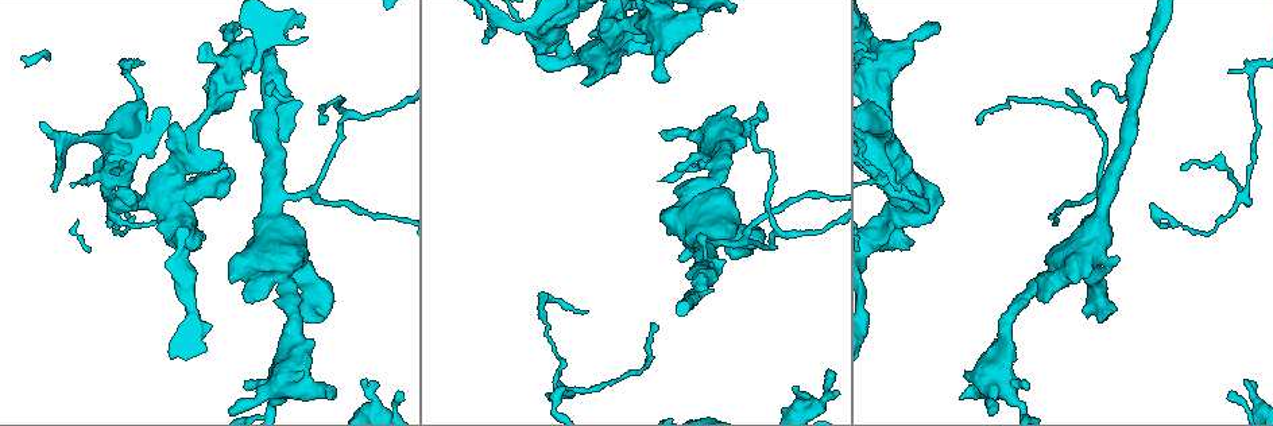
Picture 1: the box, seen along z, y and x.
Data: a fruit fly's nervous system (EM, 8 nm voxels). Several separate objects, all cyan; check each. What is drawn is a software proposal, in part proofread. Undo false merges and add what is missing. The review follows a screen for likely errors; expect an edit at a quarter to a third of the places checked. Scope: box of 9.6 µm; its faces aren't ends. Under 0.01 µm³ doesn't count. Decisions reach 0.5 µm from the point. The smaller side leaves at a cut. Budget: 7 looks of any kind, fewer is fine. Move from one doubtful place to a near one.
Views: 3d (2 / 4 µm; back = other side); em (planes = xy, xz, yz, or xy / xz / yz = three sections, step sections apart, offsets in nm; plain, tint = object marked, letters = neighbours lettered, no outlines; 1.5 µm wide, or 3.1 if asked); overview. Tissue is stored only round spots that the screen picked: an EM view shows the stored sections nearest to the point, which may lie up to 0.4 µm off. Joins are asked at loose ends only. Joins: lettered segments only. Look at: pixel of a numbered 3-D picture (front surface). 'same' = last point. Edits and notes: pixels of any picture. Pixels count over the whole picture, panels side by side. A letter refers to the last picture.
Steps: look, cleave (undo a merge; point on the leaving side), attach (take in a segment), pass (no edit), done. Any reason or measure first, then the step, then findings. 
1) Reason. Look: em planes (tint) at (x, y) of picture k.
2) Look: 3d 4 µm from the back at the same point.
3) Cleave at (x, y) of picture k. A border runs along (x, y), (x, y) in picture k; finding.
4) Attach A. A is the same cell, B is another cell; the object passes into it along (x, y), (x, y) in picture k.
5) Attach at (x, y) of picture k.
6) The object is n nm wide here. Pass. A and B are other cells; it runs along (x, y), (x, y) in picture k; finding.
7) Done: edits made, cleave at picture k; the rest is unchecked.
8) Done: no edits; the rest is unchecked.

Calibre changes. Look: em planes (plain) at (516, 18) of picture 1.

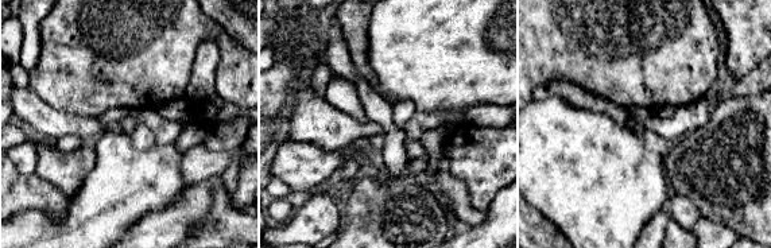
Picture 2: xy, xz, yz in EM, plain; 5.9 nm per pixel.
Look: em planes (letters) at the same point.

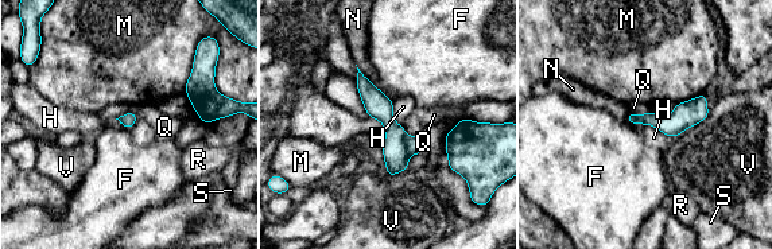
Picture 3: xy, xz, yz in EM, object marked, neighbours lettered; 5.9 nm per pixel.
The object is 90 nm wide here. Cleave at (395, 154) of picture 3. F, H, M, N, Q, R, S and V are other cells; the part that leaves runs along (360, 77), (394, 131), (392, 171) in picture 3; a second neuron is stuck on.

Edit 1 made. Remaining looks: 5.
See it whole again. Look: overview.

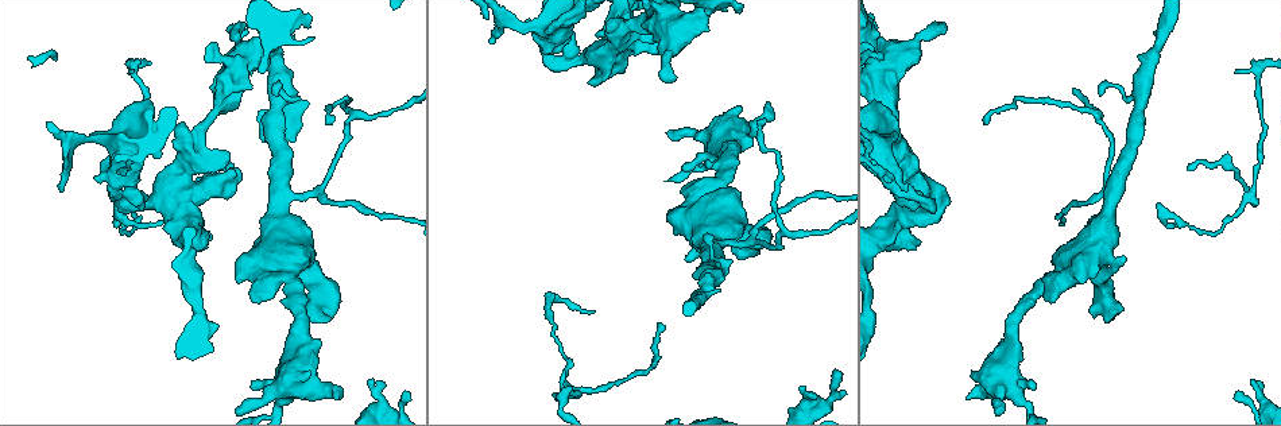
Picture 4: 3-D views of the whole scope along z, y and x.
Calibre changes. Look: 3d 2 µm at (1260, 397) of picture 4.

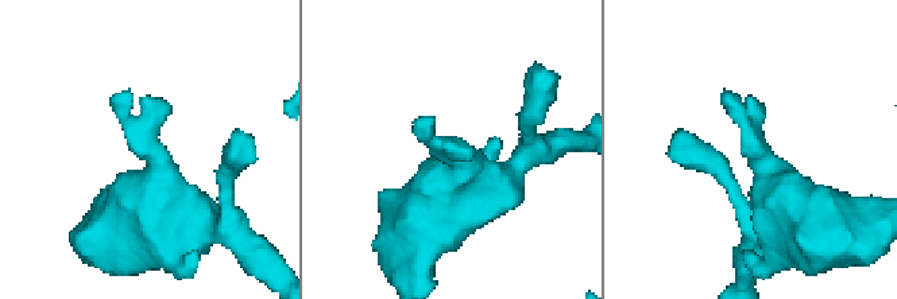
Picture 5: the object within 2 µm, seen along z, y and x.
Look: em planes (letters) at (159, 157) of picture 5.

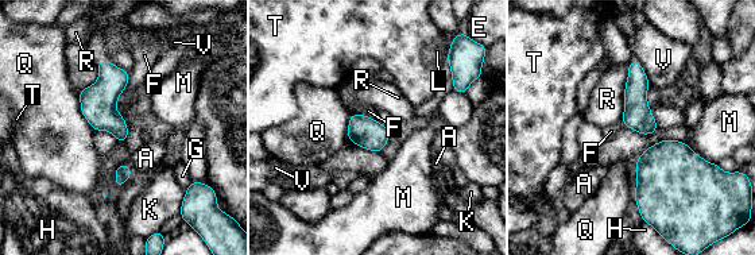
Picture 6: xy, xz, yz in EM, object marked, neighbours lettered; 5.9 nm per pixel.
The longest contact is with R, 340 nm. Pass. A, E, F, G, H, K, L, M, Q, R, T and V are other cells; a border runs along (130, 72), (116, 112) in picture 6; all the same neuron.

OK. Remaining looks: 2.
An open end. Look: 3d 2 µm at (733, 250) of picture 4.

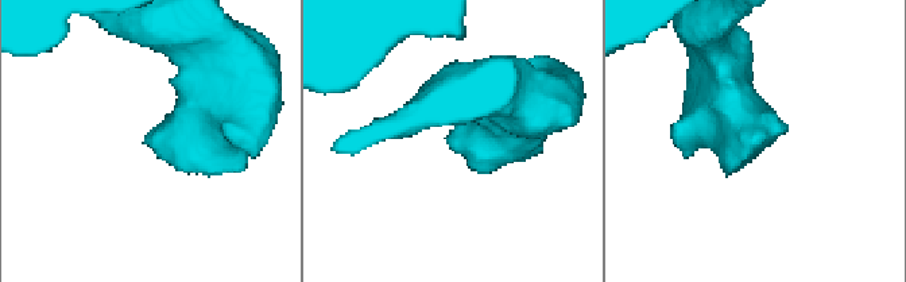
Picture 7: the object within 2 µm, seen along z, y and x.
Look: em planes (letters) at (147, 145) of picture 7.

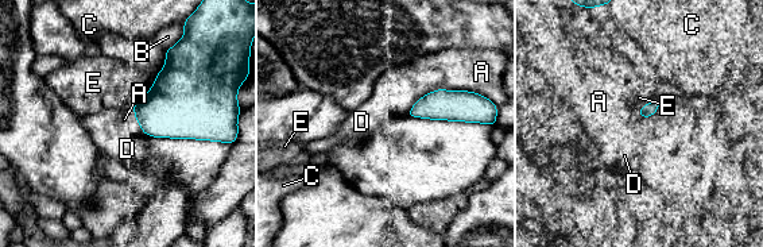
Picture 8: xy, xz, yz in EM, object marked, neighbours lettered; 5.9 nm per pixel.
The longest contact is with A, 420 nm. Pass. A, B, C, D and E are other cells; none of them fits.

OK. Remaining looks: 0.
Done: edits made, cleave at picture 3; the rest is unchecked.

